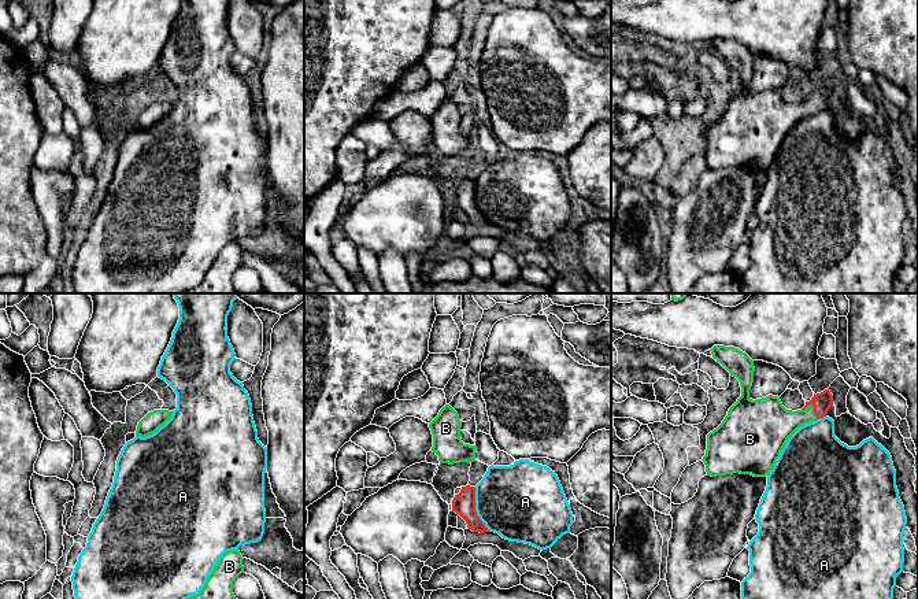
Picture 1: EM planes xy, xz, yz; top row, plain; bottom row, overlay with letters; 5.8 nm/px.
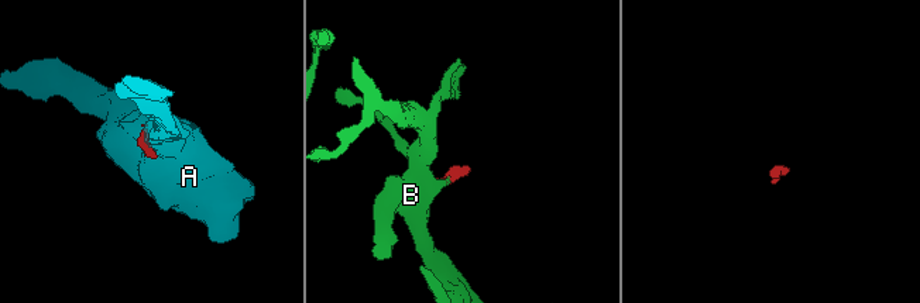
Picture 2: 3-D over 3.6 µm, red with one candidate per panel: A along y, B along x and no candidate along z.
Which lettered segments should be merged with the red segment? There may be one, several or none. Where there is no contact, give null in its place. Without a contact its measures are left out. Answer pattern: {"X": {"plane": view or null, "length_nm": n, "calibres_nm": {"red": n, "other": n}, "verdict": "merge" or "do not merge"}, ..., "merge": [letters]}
{"A": {"plane": "xz", "length_nm": 280, "calibres_nm": {"red": 140, "other": 420}, "verdict": "do not merge"}, "B": {"plane": "yz", "length_nm": 110, "calibres_nm": {"red": 110, "other": 220}, "verdict": "merge"}, "merge": ["B"]}

